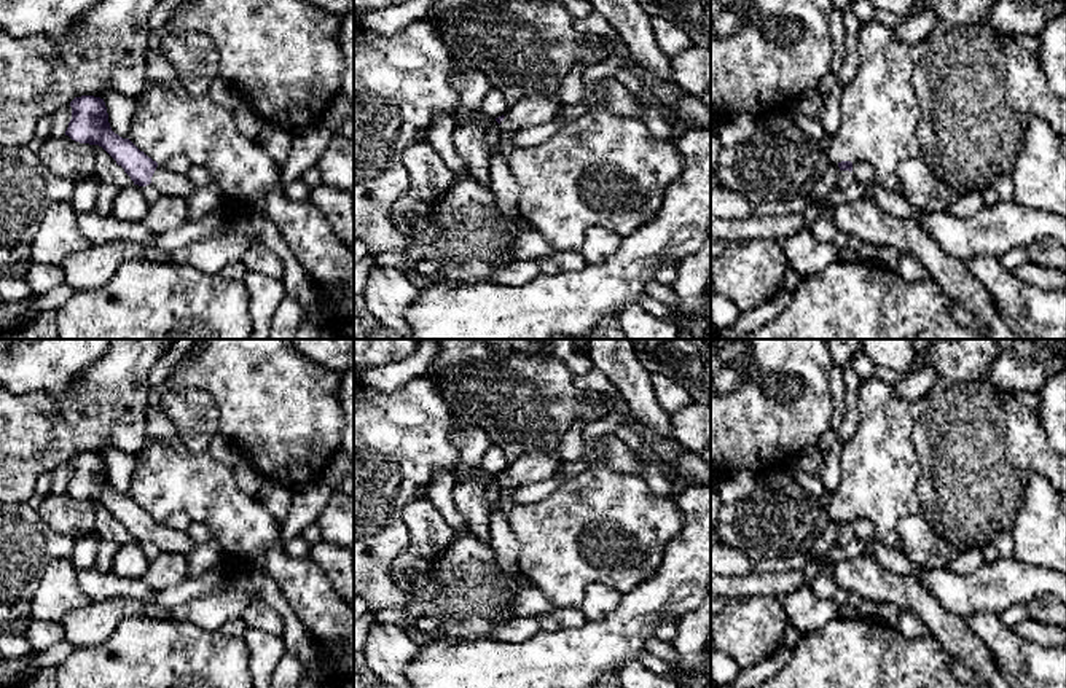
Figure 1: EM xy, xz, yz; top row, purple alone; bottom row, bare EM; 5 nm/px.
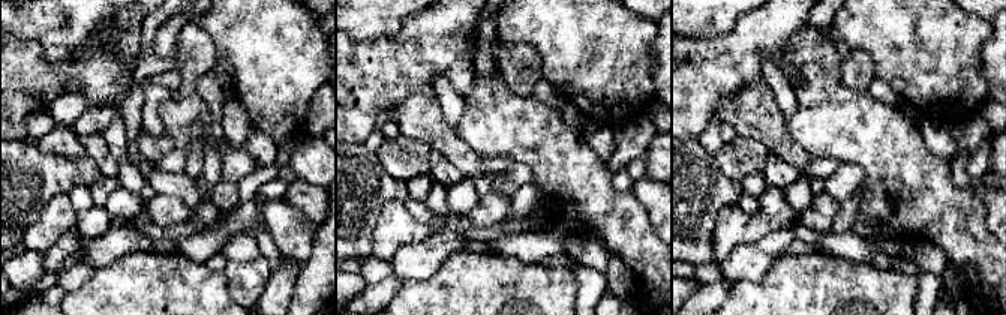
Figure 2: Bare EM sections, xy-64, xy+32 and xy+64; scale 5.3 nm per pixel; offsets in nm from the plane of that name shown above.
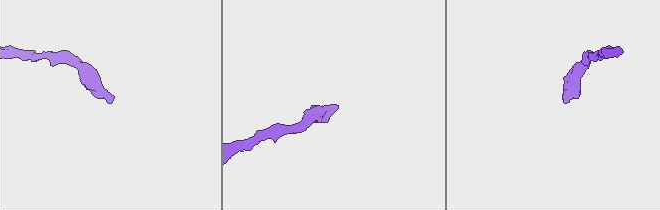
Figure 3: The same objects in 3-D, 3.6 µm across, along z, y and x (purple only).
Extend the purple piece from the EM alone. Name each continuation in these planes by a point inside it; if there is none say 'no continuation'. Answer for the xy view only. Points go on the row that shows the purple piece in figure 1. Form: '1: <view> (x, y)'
1: xy (168, 183)

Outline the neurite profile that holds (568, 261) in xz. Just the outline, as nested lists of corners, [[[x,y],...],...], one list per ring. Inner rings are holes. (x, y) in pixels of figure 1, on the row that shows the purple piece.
[[[555,252],[548,256],[555,264],[559,266],[562,272],[582,271],[586,266],[586,261],[582,252]]]

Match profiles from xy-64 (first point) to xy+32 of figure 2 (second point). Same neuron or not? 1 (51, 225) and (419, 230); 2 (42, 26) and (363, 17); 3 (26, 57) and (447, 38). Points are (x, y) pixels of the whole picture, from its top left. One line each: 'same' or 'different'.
1: same
2: same
3: same

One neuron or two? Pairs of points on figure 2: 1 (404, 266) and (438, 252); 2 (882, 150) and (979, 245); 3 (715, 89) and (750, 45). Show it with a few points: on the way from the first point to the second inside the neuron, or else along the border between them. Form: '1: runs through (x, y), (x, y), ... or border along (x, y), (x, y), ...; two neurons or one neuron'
1: runs through (413, 261), (419, 261), (429, 254); one neuron
2: runs through (906, 174), (955, 224); one neuron
3: runs through (717, 78), (739, 56); one neuron

